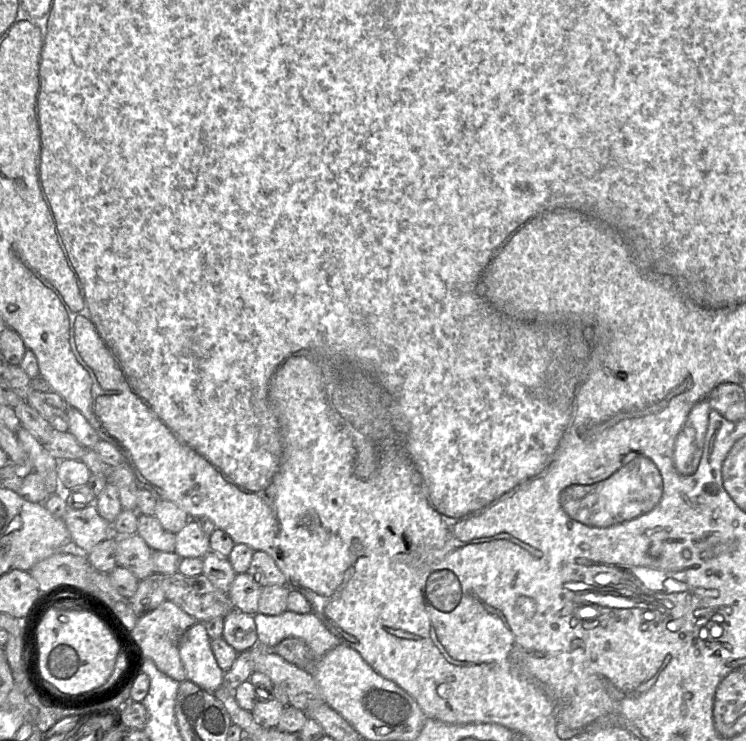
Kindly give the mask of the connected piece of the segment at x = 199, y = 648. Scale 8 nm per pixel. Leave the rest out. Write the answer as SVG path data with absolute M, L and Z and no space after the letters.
M196 622L183 634L179 656L186 680L212 693L222 686L225 672L217 664L203 623Z

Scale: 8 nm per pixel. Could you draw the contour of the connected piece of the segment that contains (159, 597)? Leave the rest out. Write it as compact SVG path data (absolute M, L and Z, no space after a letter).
M153 573L139 581L136 593L129 599L137 617L154 610L166 600L163 592L163 578L163 575Z

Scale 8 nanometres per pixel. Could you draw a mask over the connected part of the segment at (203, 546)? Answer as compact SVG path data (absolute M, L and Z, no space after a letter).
M195 520L175 534L175 551L179 558L203 558L210 550L209 536L205 535Z

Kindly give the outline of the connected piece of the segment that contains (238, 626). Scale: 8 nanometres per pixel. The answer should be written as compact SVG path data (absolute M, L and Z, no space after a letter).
M234 608L225 618L222 638L238 653L258 644L254 616Z

